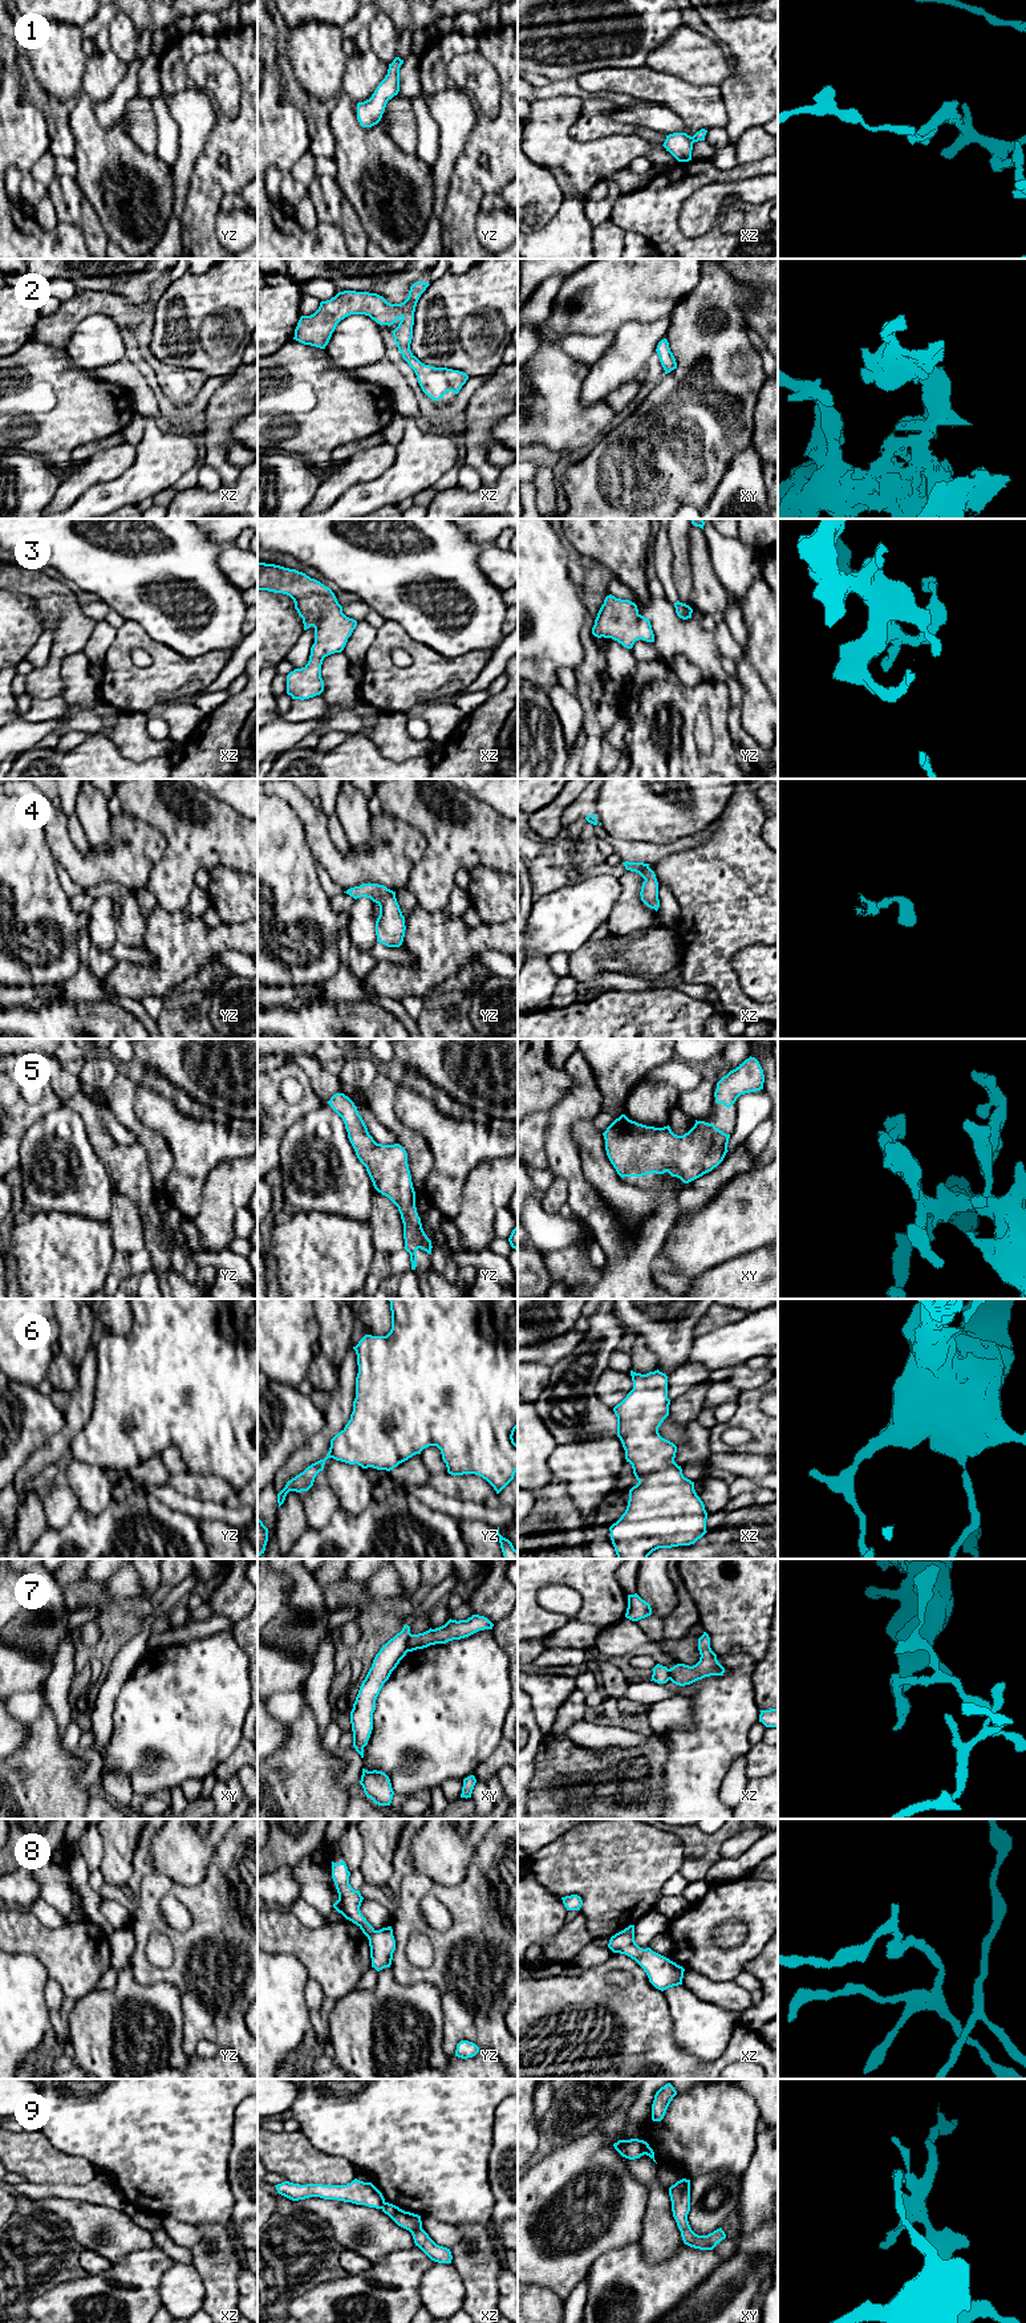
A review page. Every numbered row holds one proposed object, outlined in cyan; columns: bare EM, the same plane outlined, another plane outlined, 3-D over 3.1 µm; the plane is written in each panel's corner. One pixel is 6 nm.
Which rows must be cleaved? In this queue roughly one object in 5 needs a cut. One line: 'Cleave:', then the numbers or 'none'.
Cleave: 7, 9

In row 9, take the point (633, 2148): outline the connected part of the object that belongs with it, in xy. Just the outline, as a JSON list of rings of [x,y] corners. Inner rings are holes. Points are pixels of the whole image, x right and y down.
[[[619,2140],[613,2147],[623,2157],[629,2160],[640,2158],[645,2155],[644,2140]]]

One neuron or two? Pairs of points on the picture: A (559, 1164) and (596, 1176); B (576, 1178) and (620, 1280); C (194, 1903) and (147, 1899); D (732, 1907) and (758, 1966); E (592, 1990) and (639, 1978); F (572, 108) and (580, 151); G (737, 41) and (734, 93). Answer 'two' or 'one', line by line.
A: two
B: one
C: one
D: two
E: one
F: one
G: one

